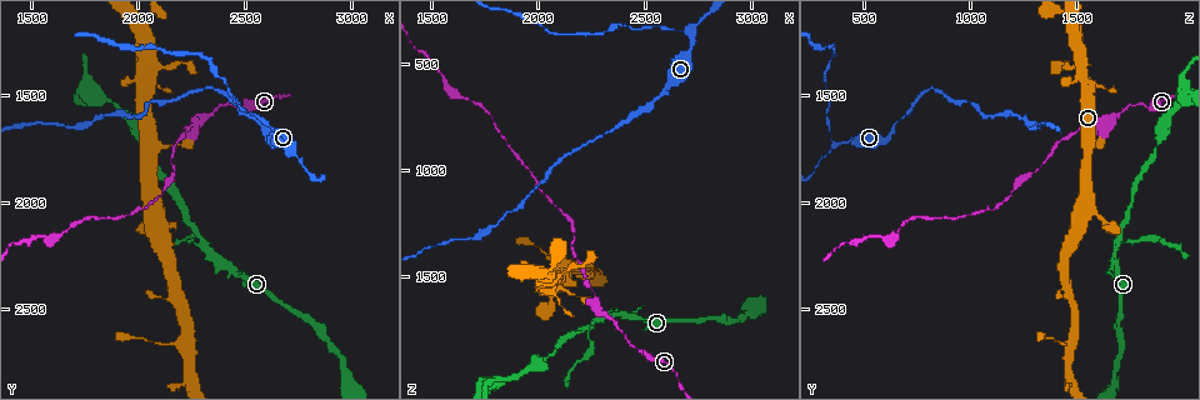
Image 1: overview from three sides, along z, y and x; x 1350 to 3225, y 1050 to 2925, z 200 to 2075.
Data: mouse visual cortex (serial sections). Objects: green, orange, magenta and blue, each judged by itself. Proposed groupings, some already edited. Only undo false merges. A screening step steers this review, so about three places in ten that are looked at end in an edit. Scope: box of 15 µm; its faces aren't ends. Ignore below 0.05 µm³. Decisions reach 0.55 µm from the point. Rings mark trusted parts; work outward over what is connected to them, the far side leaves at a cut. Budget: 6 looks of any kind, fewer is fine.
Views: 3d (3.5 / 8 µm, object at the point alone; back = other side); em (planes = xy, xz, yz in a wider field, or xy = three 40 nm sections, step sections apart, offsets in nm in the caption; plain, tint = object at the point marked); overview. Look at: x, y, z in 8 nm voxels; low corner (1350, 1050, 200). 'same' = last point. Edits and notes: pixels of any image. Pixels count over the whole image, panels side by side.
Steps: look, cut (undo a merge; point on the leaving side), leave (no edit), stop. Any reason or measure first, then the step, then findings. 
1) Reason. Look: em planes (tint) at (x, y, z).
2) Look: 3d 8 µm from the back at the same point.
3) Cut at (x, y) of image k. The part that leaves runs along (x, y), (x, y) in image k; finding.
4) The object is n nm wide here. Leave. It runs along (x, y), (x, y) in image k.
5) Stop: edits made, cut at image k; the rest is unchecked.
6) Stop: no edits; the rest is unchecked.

Three-way junction. Look: 3d 3.5 µm at (2300, 2190, 1680).

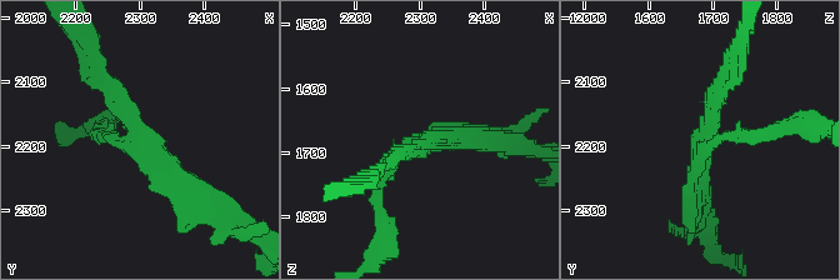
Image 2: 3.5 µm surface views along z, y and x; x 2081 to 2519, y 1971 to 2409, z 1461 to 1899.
3 arms meet here; the arms are 150, 200, 300 nm wide. Look: em xy step 1 (tint) at (2310, 2185, 1690).

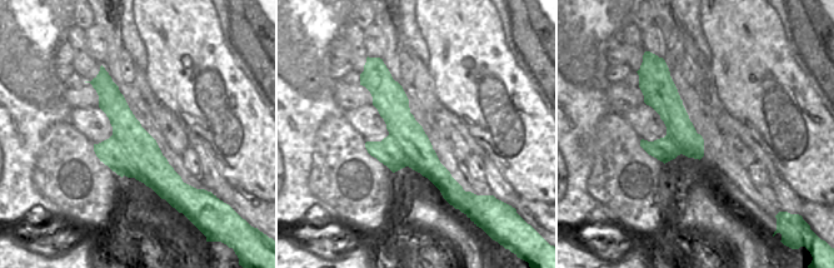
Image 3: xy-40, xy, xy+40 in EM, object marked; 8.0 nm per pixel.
Cut at (746, 135) of image 2. A border runs along (113, 134), (135, 167), (135, 177) in image 3; two cells meet here.

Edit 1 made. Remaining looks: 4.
Arms part here. Look: 3d 3.5 µm at (2280, 1640, 1620).

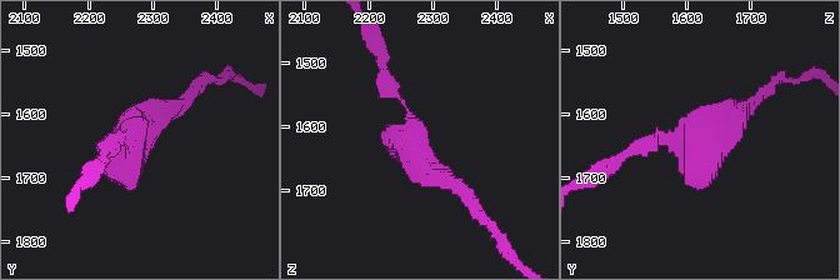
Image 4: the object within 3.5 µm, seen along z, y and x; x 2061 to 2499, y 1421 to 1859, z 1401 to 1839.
Shape alone is not enough. Look: em xy step 2 (tint) at (2265, 1640, 1625).

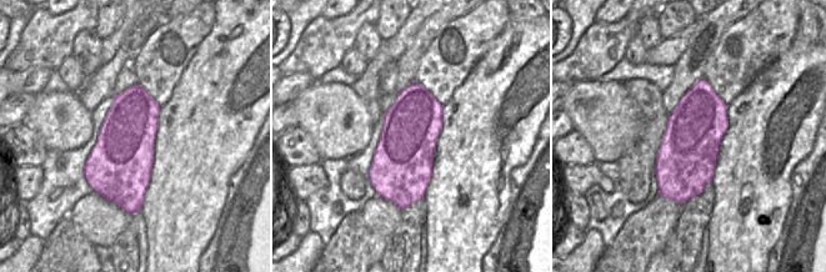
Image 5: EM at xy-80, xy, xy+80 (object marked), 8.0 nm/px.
The object is 480 nm wide here. Leave. It runs along (464, 193), (414, 154), (410, 113), (383, 74) in image 4; all the same cell.

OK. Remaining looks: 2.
Three arms meet. Look: 3d 8 µm at (2720, 1730, 380).

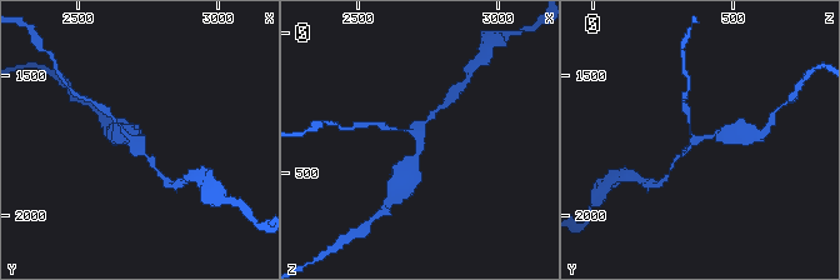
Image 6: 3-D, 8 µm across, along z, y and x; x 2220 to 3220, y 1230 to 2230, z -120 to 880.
Zoom in. Look: 3d 3.5 µm from the back at (2720, 1720, 370).

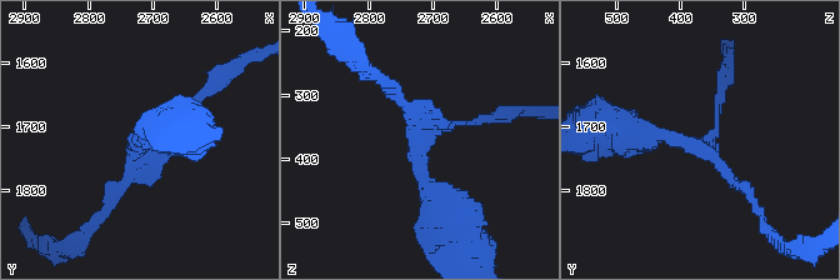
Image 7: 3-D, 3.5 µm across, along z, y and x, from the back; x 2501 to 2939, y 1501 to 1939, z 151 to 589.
Leave. It runs along (628, 131), (708, 143), (720, 96) in image 7; all the same cell.

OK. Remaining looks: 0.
Stop: edits made, cut at image 2; the rest is unchecked.

